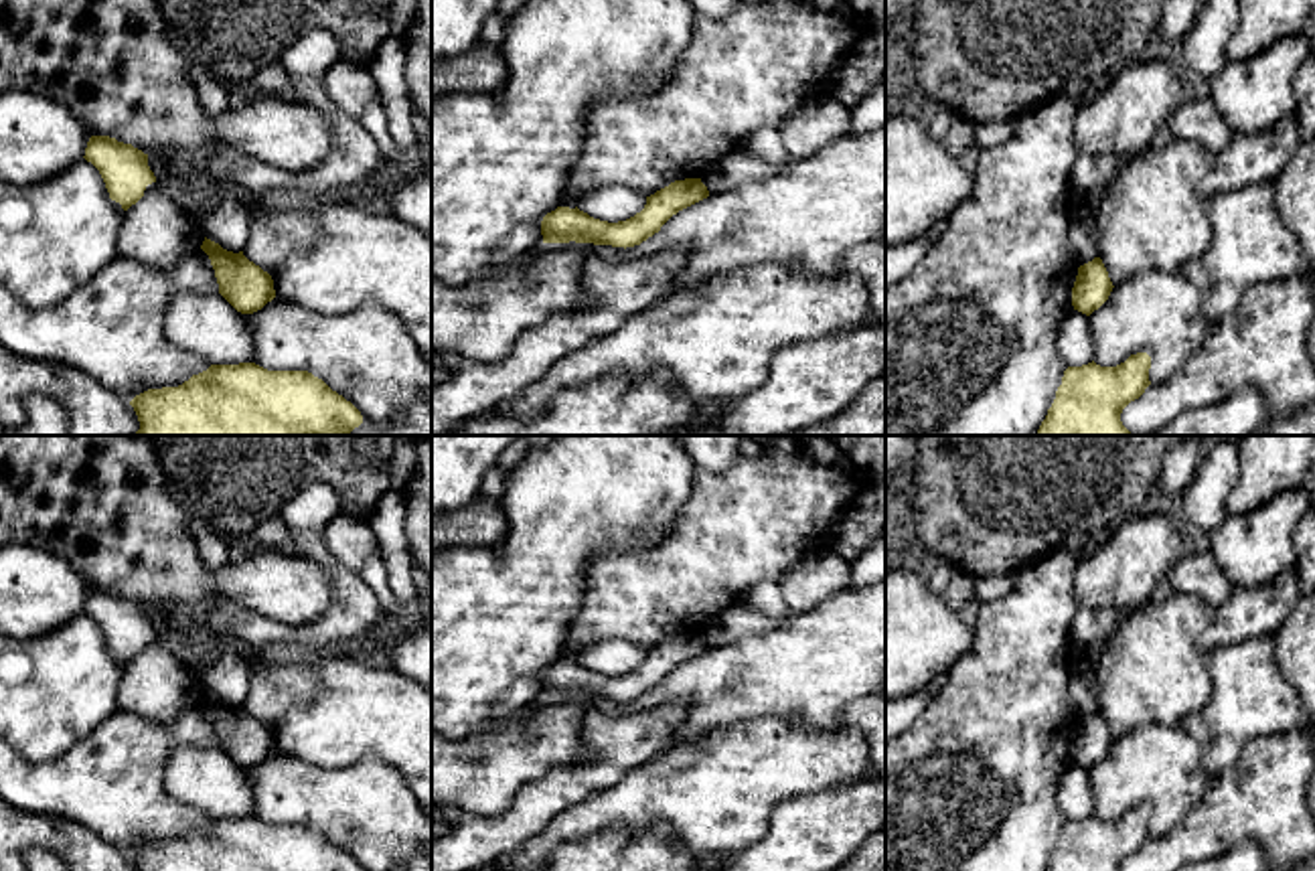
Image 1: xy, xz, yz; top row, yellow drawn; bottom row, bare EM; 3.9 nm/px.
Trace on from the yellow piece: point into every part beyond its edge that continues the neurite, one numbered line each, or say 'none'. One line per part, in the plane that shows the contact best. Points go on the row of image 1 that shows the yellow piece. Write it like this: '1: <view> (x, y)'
none

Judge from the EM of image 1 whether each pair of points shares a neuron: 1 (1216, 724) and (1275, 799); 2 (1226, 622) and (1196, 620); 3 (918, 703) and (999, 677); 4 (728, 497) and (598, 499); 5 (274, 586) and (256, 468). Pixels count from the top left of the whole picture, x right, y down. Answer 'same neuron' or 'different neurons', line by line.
1: different neurons
2: different neurons
3: different neurons
4: different neurons
5: different neurons

